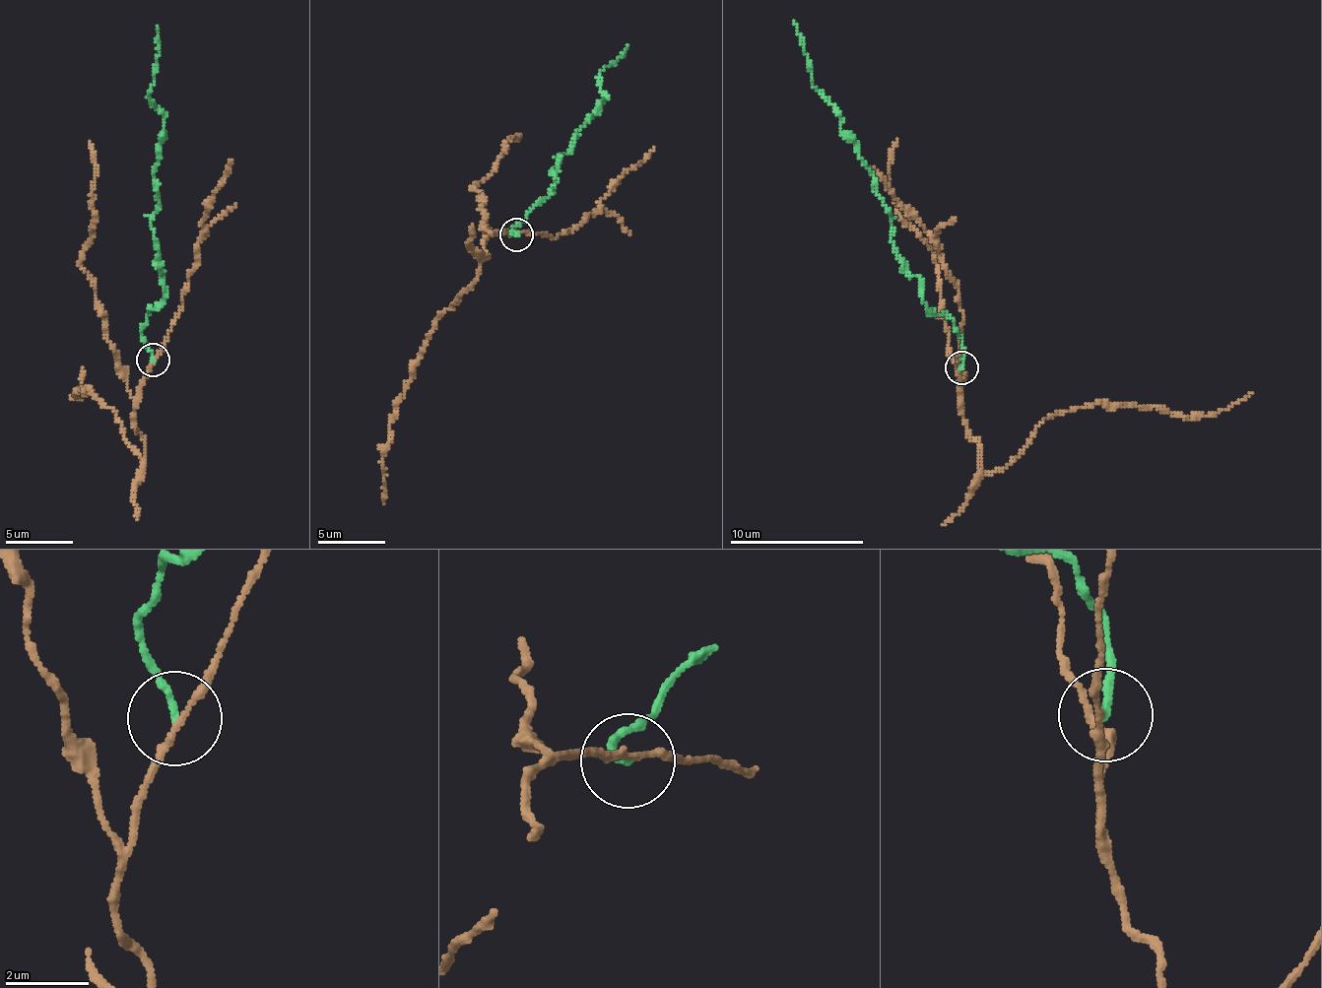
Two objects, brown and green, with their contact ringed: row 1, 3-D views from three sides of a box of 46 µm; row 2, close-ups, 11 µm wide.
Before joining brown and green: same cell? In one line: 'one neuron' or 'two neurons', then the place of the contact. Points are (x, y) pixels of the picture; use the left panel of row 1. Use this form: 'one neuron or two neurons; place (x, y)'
two neurons; place (153, 360)

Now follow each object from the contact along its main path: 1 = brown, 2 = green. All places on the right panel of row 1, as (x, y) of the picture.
1: (959, 368), (963, 424), (985, 472), (999, 472), (1060, 411), (1129, 403), (1206, 416), (1252, 393)
2: (962, 368), (961, 334), (922, 302), (922, 283), (891, 238), (873, 170), (812, 84), (793, 21)

